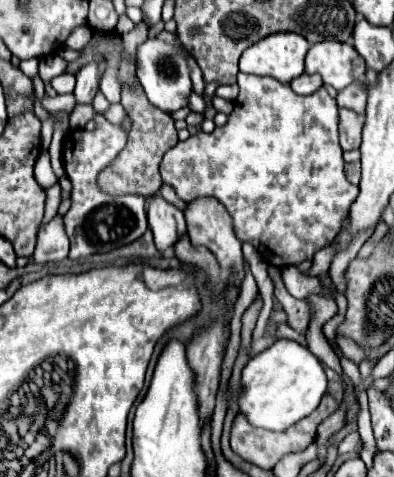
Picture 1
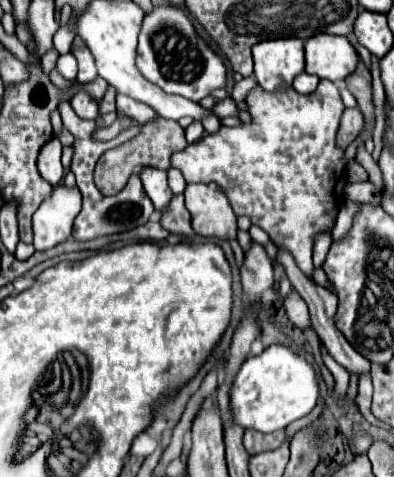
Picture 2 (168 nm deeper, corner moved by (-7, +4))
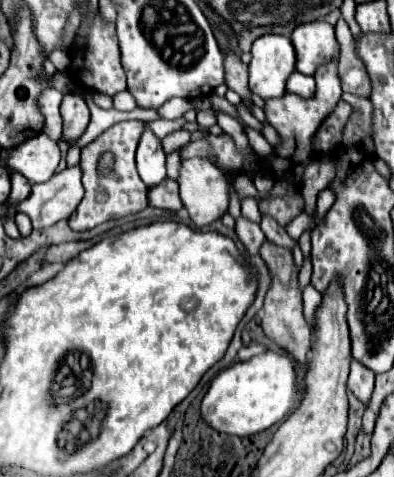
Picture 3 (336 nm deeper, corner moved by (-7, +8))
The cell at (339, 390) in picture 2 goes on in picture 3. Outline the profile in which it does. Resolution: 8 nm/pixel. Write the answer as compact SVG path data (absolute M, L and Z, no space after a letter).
M307 284L303 290L303 304L305 304L305 320L309 322L309 326L313 326L313 314L321 304L321 292L317 292L311 284Z

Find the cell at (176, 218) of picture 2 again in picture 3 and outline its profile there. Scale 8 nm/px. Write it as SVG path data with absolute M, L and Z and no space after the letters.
M165 178L163 184L157 184L157 186L151 186L149 192L147 192L147 198L149 198L149 206L155 206L155 208L163 208L163 210L181 210L181 200L179 200L179 188L177 188L177 182L171 180L171 178Z

